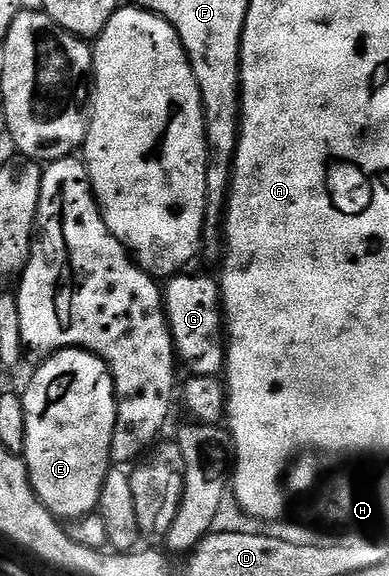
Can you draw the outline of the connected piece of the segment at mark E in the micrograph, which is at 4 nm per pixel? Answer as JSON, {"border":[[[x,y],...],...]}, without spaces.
{"border":[[[69,347],[48,355],[22,391],[23,457],[37,498],[61,520],[94,513],[109,471],[117,423],[116,382],[97,354]]]}

